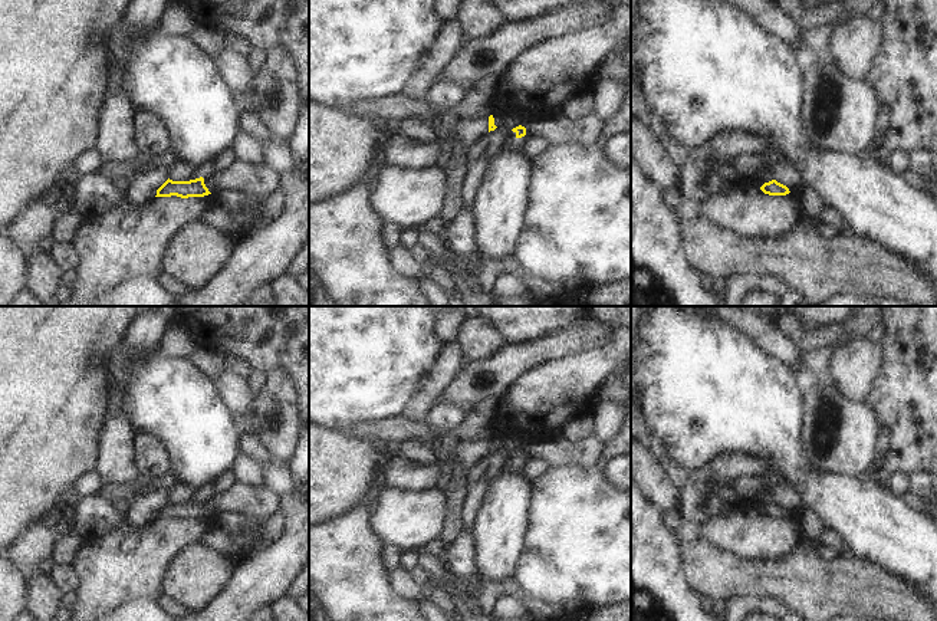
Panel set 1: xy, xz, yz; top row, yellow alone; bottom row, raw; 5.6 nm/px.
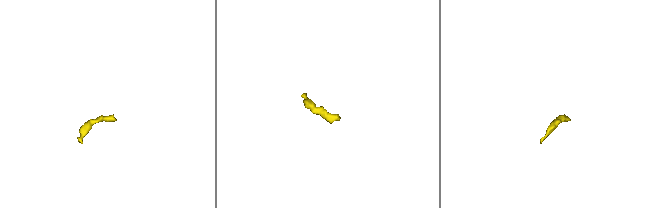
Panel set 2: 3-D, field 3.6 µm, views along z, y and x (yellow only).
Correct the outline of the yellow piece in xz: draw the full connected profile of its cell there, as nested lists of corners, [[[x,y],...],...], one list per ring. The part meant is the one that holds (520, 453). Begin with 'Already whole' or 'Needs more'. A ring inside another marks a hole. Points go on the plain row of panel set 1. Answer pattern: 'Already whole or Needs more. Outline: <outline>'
Needs more. Outline: [[[592,436],[581,441],[572,441],[569,438],[543,441],[540,444],[530,444],[526,450],[519,447],[512,453],[516,456],[516,460],[522,460],[526,456],[543,459],[555,469],[566,464],[595,467],[605,450],[606,444],[601,438]]]

